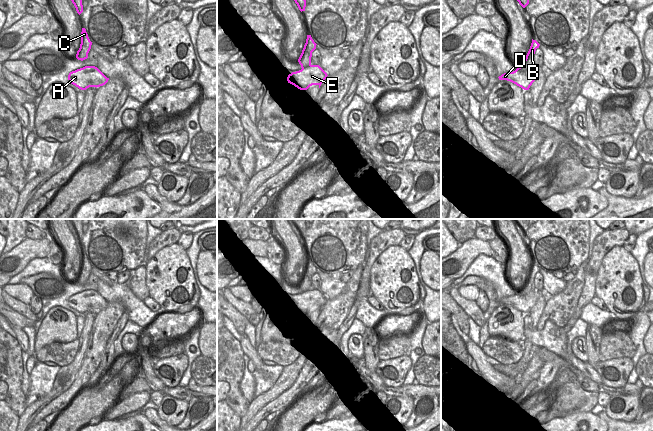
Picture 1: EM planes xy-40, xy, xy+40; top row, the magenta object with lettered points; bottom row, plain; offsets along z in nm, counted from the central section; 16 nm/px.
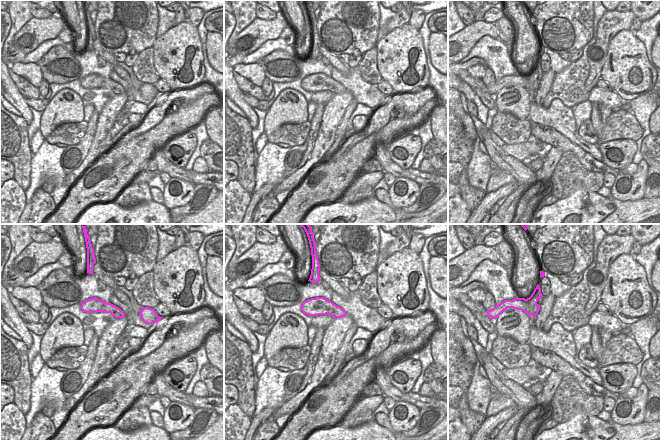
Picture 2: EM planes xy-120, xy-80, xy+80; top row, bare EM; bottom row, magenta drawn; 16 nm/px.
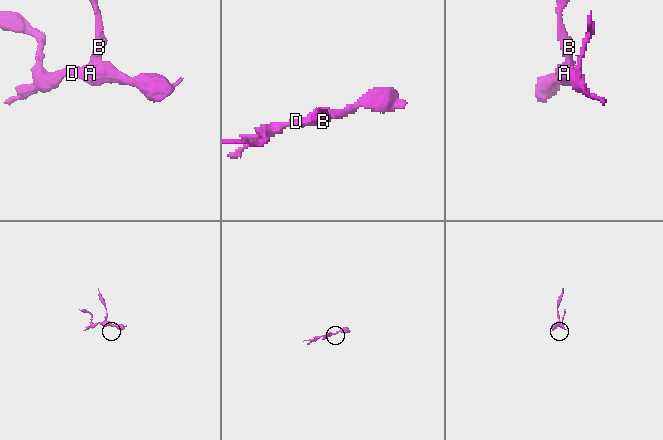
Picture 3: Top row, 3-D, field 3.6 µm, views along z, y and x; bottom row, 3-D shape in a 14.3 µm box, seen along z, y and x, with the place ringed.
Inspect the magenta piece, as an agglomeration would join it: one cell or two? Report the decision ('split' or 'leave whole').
split

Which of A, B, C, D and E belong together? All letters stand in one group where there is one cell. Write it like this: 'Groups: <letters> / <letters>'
Groups: A D E / B C

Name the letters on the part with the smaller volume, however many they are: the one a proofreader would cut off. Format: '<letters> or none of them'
B, C

